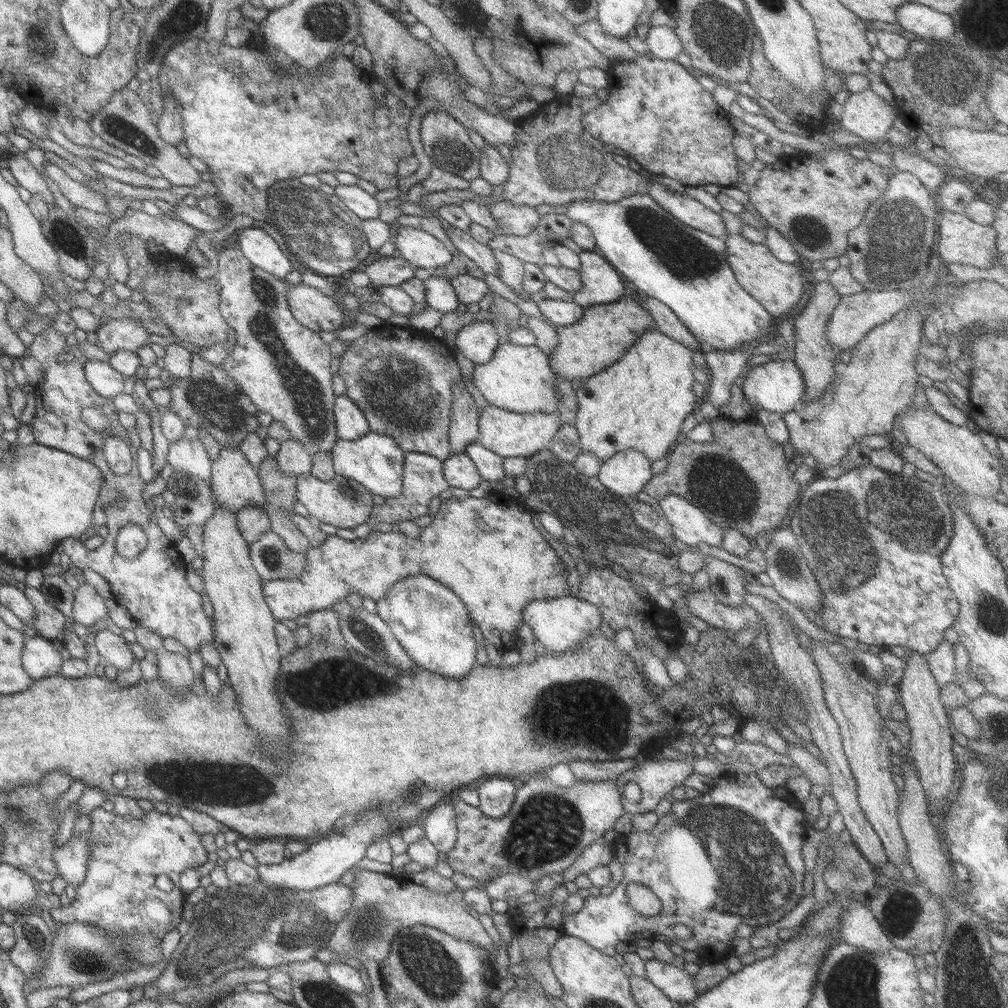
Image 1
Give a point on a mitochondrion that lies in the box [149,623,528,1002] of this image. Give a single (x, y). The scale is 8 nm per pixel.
(235, 927)

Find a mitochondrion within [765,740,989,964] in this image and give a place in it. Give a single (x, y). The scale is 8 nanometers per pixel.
(900, 914)

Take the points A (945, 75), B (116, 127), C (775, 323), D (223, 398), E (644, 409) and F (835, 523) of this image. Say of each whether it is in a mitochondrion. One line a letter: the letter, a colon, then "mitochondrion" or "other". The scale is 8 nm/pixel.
A: mitochondrion
B: mitochondrion
C: other
D: other
E: other
F: mitochondrion

